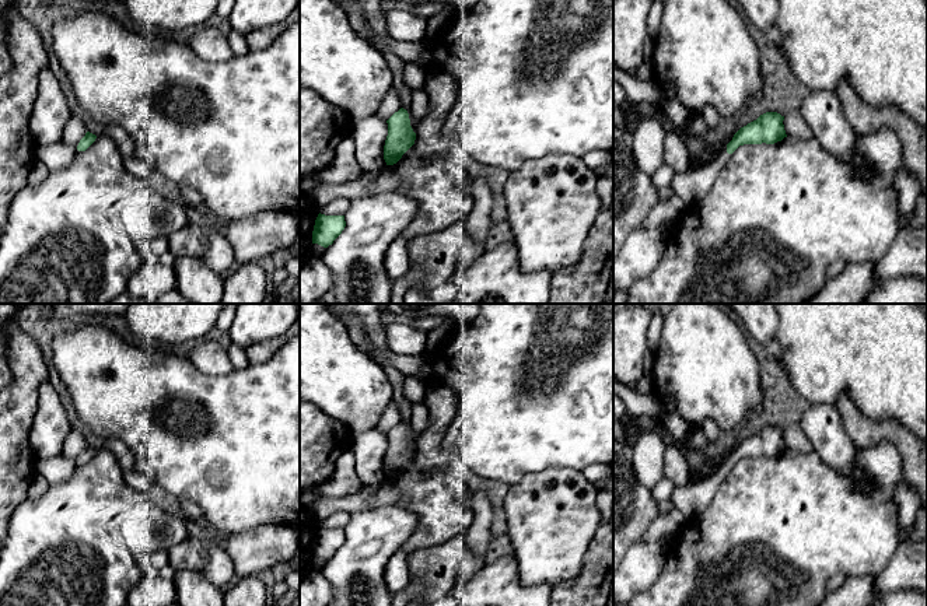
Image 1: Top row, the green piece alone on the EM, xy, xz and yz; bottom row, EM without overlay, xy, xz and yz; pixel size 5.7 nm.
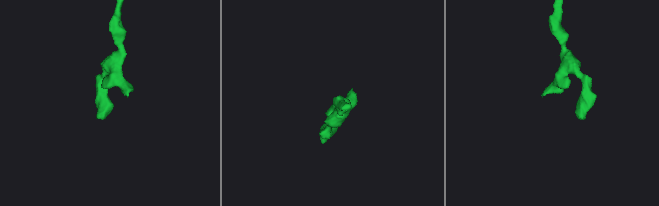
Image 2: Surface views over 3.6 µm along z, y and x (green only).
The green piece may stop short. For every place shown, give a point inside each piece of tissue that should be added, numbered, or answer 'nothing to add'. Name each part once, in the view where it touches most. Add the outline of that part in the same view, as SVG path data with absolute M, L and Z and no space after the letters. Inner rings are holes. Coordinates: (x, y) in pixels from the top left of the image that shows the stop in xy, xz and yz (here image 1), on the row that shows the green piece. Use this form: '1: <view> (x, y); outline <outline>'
1: yz (691, 186); outline M727 146L718 153L718 157L700 168L692 168L688 172L675 174L669 189L686 206L696 204L711 190L717 175L728 162L732 154L727 153Z

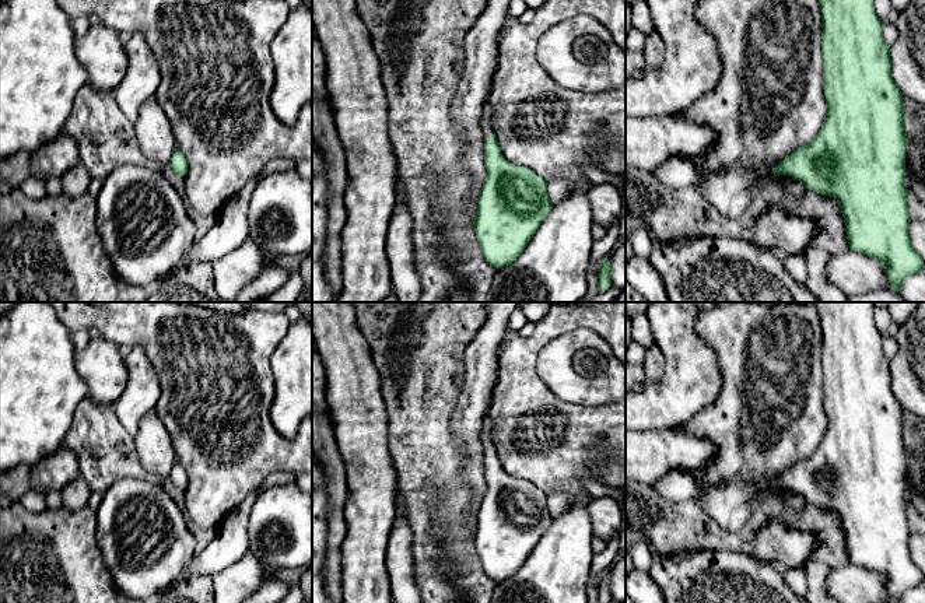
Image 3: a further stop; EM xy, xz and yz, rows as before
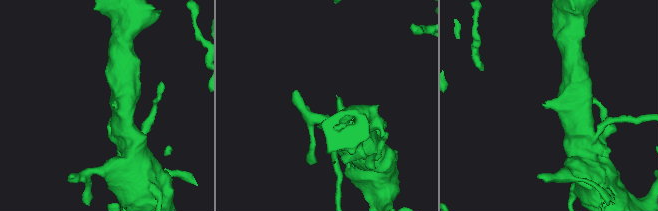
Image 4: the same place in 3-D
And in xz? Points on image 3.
1: xz (486, 125); outline M486 101L483 115L481 115L481 120L480 120L480 126L483 129L484 140L487 137L494 136L491 120L493 120L493 106L488 101Z

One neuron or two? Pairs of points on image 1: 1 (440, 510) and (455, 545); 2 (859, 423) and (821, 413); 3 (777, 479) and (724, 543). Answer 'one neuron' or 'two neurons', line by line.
1: two neurons
2: two neurons
3: one neuron

